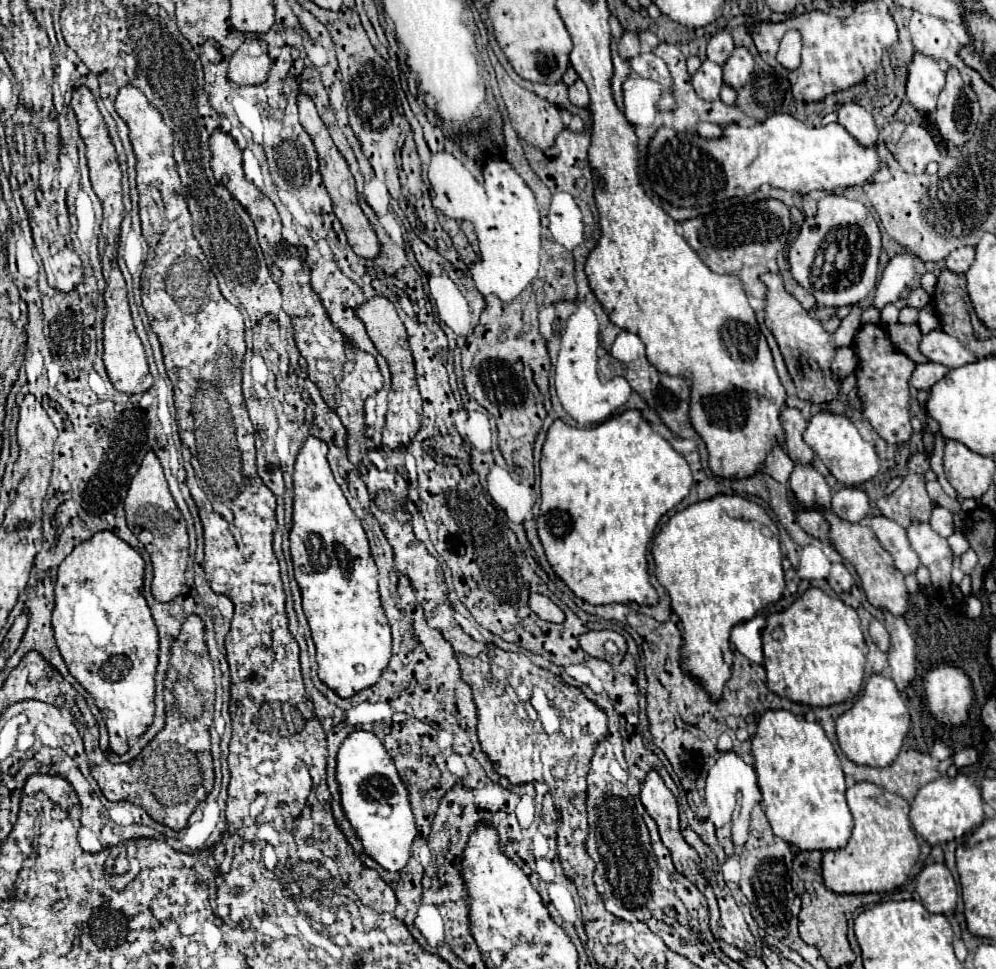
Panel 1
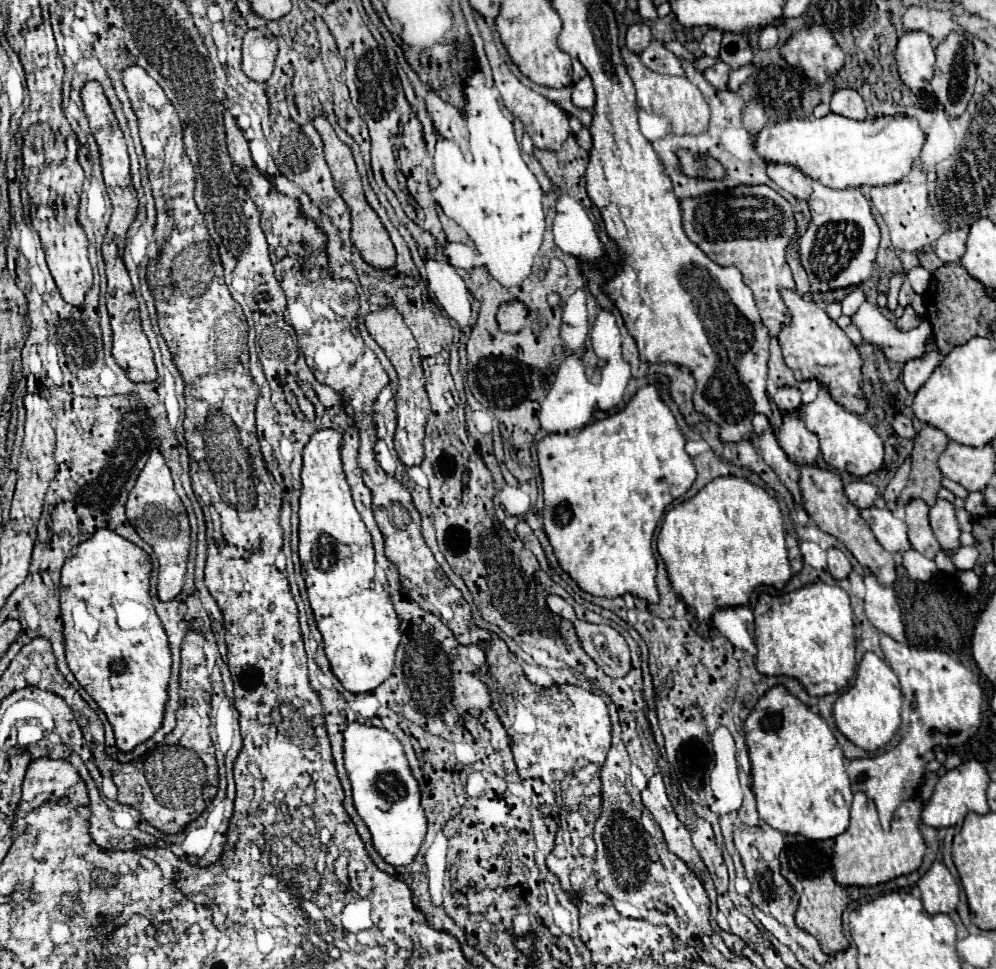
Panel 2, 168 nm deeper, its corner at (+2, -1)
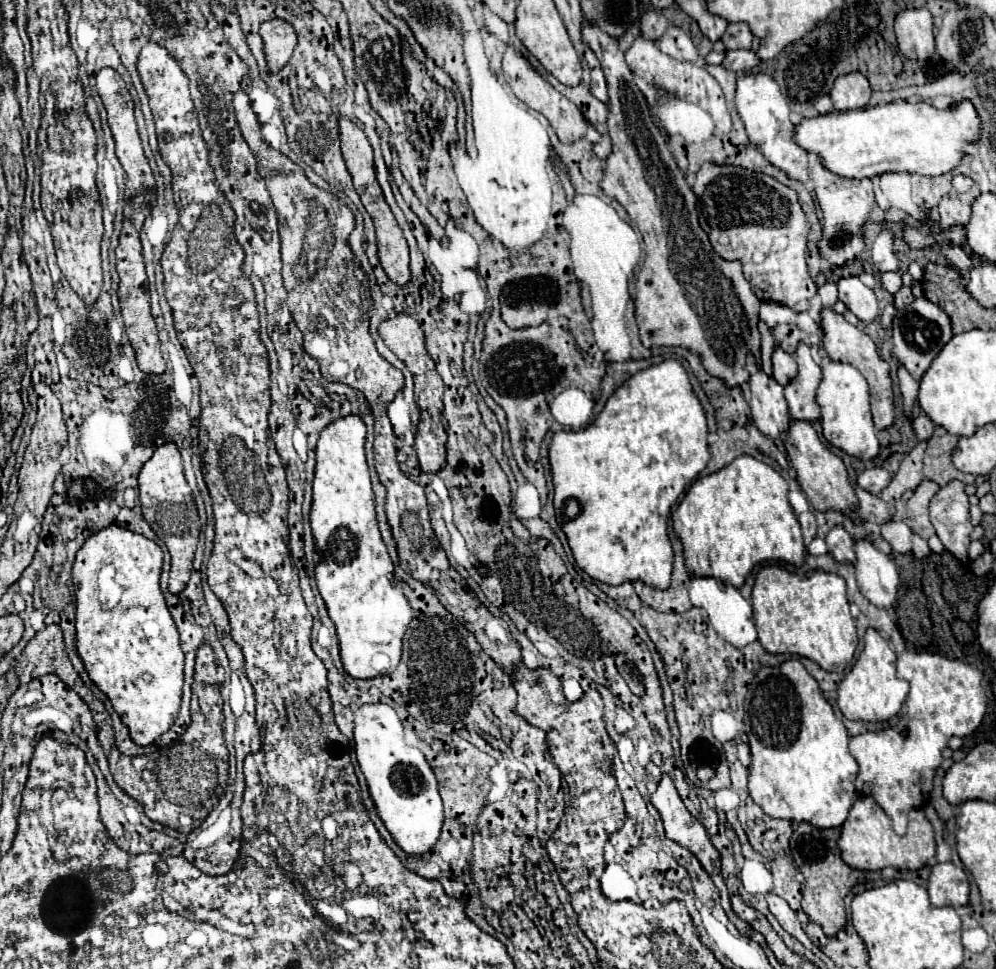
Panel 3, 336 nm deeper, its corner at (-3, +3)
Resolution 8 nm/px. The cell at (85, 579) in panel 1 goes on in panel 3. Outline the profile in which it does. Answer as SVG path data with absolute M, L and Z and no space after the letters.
M108 526L92 534L78 550L72 566L72 584L76 592L76 650L90 680L108 696L112 708L130 730L138 746L156 742L176 720L182 698L184 652L178 644L174 620L166 608L160 590L162 550L156 542L120 526Z

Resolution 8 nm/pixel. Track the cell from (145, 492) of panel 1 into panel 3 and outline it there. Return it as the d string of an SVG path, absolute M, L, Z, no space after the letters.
M162 444L154 456L144 464L138 476L140 486L140 506L142 516L150 524L150 528L158 534L160 540L168 546L168 552L172 556L172 568L170 568L170 580L168 580L168 592L178 594L186 588L192 572L192 560L198 544L200 534L200 520L196 512L196 504L192 498L192 490L186 484L186 478L182 474L182 458L176 448L176 444Z

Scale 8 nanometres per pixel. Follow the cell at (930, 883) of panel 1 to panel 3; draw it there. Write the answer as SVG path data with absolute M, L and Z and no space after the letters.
M952 862L934 864L928 880L928 894L934 906L960 908L968 904L968 878L960 866Z

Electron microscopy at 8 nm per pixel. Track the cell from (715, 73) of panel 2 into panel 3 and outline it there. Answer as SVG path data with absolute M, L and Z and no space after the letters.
M730 50L730 52L726 52L726 58L724 58L724 62L720 66L728 68L728 70L734 70L734 72L746 72L746 70L752 70L758 62L760 60L756 58L754 52Z

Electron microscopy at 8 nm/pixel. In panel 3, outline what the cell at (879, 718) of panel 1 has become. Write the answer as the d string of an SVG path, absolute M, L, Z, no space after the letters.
M874 628L866 630L864 650L858 656L852 670L844 676L838 686L838 708L848 720L864 720L864 722L888 722L894 718L908 696L908 682L898 678L896 674L896 654L890 648L888 640Z

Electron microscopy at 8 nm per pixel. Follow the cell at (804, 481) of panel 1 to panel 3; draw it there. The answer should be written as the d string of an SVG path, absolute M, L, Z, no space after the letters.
M806 344L798 346L796 364L798 364L798 376L784 388L788 412L790 412L792 420L802 420L802 422L814 424L820 420L820 408L818 408L814 396L816 396L816 388L822 380L822 370L812 360L810 348Z

